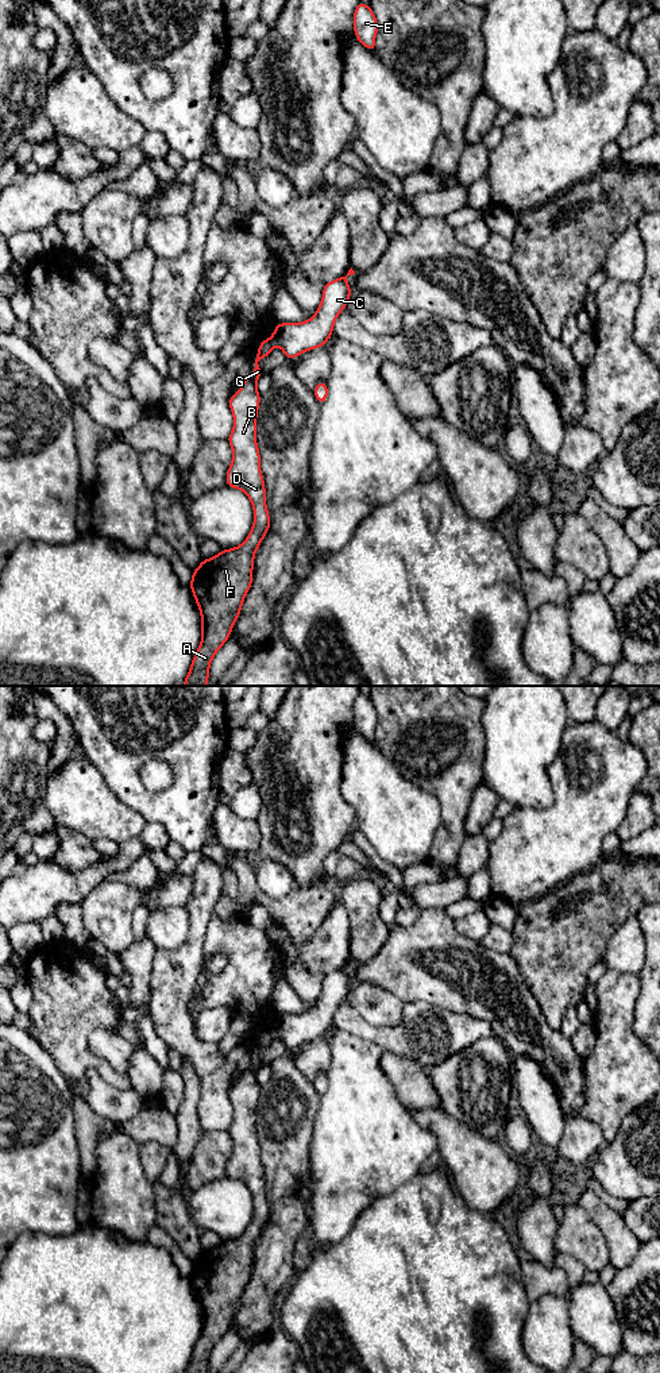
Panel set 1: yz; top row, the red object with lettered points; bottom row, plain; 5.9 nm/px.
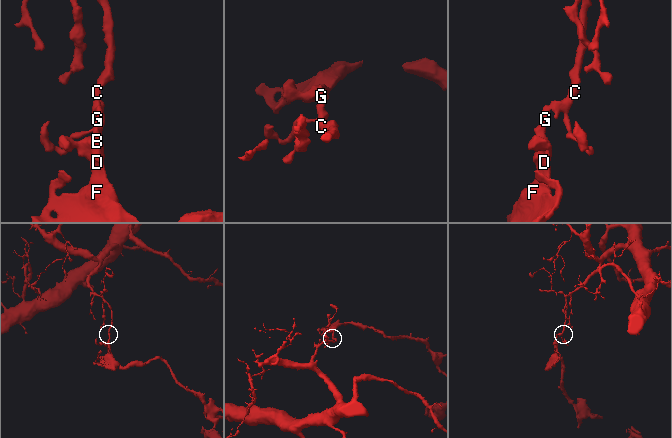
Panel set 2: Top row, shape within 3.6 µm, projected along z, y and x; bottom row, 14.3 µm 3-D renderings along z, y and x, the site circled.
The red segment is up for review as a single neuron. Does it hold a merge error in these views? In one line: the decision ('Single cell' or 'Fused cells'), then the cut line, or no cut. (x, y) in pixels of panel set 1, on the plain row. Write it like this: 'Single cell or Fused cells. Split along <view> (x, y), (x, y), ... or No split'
Fused cells. Split along yz (269, 1030), (273, 1037)

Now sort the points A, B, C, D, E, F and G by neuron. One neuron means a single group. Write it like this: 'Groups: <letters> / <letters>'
Groups: A B D F G / C E

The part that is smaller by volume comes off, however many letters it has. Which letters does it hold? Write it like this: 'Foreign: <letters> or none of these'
Foreign: A, B, D, F, G

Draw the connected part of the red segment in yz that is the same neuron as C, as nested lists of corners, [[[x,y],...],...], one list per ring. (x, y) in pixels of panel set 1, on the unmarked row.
[[[352,959],[346,968],[324,976],[321,994],[313,1008],[304,1014],[278,1014],[270,1029],[273,1038],[281,1038],[286,1050],[293,1050],[305,1042],[325,1037],[333,1025],[339,1004],[346,1000],[352,986],[347,973],[351,965],[355,965]]]

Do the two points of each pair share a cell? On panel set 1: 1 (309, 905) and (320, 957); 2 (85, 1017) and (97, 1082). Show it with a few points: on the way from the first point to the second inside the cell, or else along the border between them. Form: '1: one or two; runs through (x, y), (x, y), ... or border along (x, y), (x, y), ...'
1: two; border along (334, 906), (308, 940), (296, 943), (290, 937)
2: two; border along (85, 1072), (95, 1071), (107, 1083), (120, 1090)

